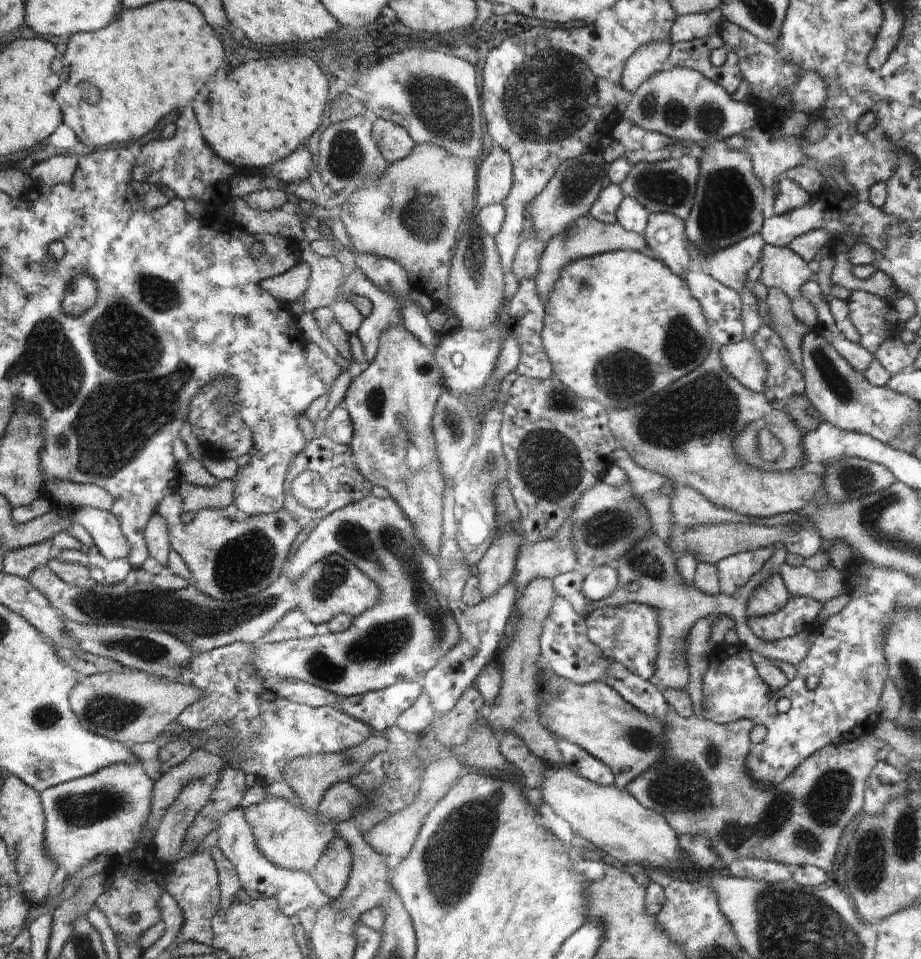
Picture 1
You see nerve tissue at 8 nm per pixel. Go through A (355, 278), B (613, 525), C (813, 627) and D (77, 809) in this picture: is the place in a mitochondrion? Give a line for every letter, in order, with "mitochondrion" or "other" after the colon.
A: other
B: mitochondrion
C: other
D: mitochondrion

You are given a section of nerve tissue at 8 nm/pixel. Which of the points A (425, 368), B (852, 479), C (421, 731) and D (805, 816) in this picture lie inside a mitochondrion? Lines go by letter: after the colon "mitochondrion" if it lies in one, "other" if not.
A: other
B: mitochondrion
C: other
D: mitochondrion

